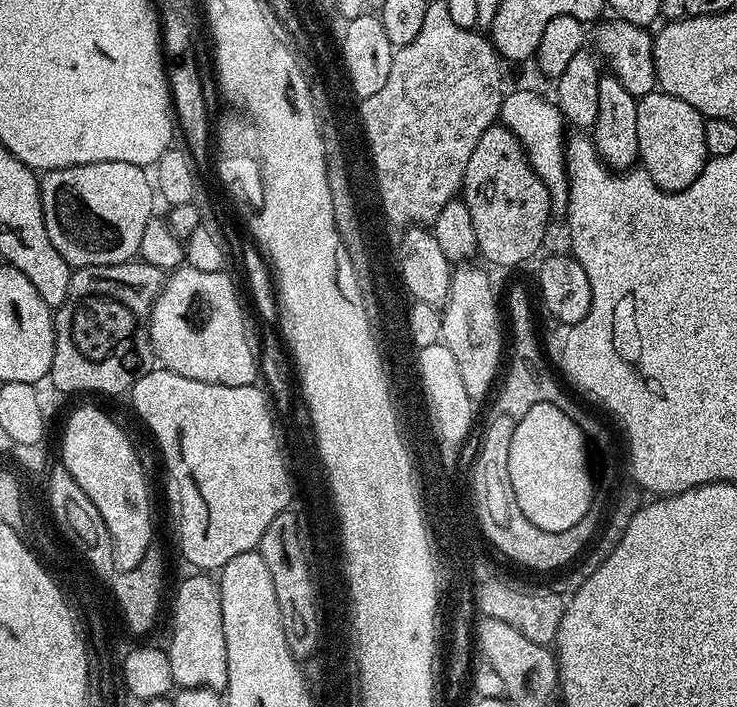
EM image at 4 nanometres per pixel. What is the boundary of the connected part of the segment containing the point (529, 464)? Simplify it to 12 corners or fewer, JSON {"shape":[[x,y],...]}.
{"shape":[[532,408],[509,478],[542,530],[574,527],[591,506],[580,432]]}

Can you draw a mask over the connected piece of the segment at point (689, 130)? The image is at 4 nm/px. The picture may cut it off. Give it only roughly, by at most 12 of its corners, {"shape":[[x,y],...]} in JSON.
{"shape":[[654,91],[637,99],[638,157],[664,192],[709,159],[705,116]]}

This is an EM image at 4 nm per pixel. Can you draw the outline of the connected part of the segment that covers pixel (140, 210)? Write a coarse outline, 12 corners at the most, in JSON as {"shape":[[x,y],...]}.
{"shape":[[141,165],[43,173],[46,234],[73,269],[123,264],[154,218]]}

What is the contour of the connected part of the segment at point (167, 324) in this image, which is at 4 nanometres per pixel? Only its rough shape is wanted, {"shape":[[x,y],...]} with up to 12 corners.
{"shape":[[181,266],[148,319],[155,359],[222,386],[257,383],[227,271]]}

